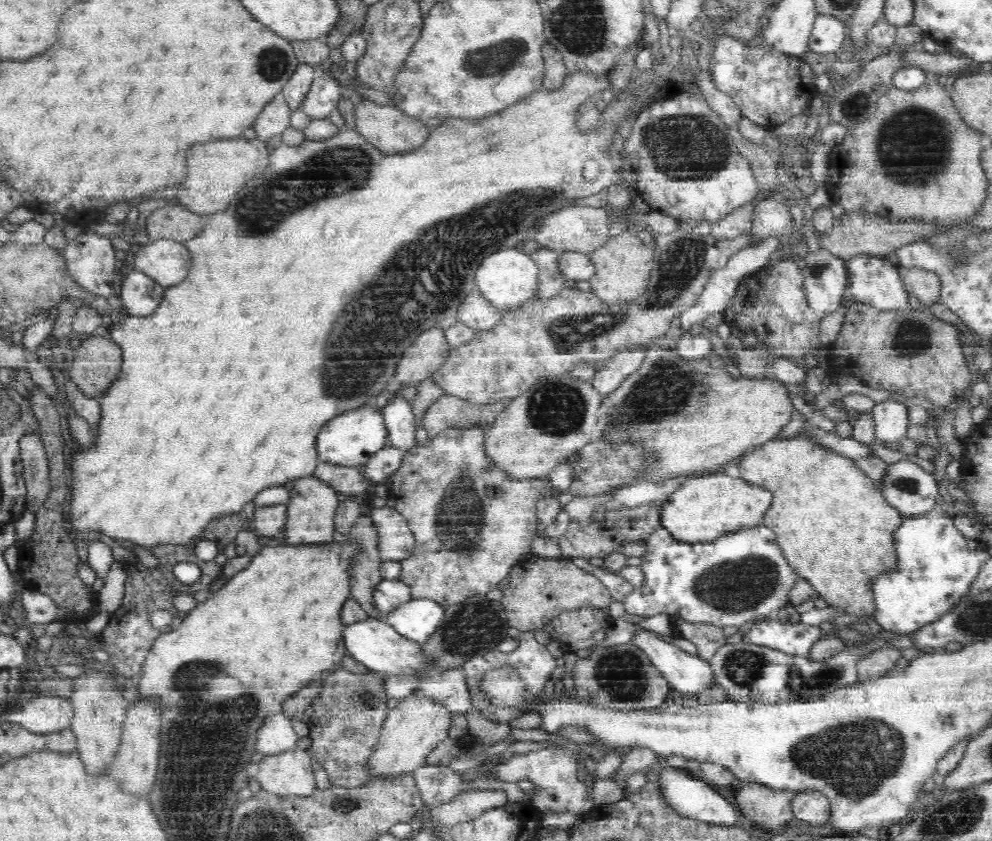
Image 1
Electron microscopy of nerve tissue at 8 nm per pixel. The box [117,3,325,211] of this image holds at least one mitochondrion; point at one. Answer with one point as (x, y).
(271, 64)

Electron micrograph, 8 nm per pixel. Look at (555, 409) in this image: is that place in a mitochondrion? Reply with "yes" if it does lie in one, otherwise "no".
yes

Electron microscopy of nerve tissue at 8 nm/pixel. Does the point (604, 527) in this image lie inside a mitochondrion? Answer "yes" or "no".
no

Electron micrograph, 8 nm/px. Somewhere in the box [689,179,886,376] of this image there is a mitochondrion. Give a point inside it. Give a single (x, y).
(817, 268)

